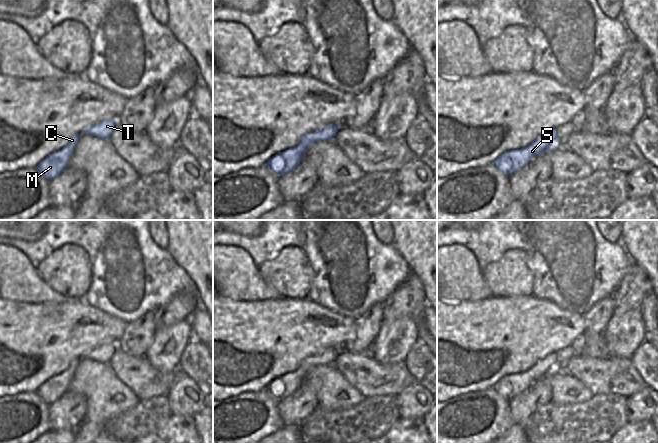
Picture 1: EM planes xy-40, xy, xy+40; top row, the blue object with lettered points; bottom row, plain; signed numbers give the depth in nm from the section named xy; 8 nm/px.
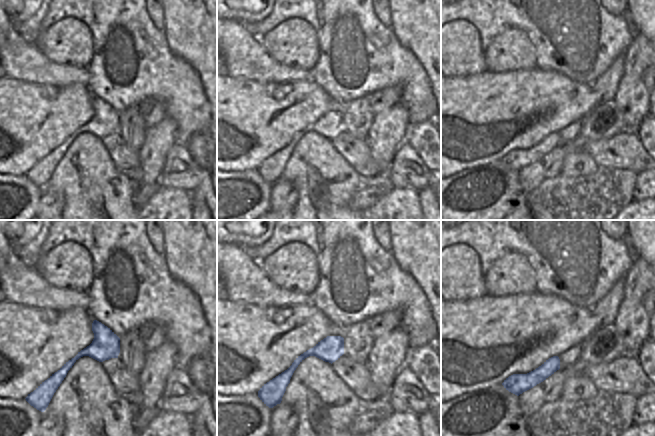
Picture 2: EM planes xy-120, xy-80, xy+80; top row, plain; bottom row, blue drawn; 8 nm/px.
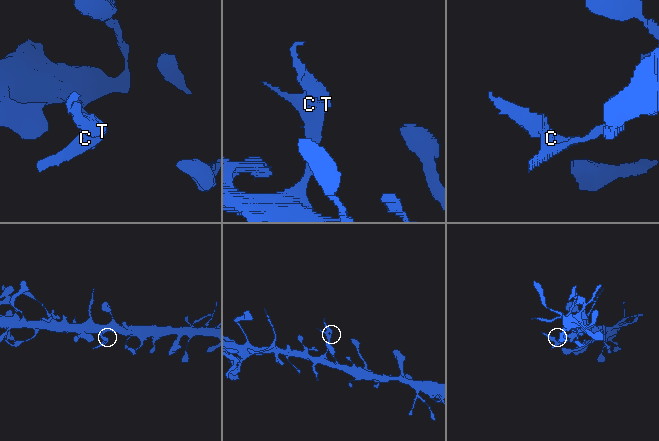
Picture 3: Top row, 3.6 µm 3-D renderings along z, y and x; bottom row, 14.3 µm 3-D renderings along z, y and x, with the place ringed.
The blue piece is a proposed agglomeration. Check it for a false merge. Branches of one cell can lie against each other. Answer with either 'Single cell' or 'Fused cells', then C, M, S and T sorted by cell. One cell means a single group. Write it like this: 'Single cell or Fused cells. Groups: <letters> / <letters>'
Single cell. Groups: C M S T

